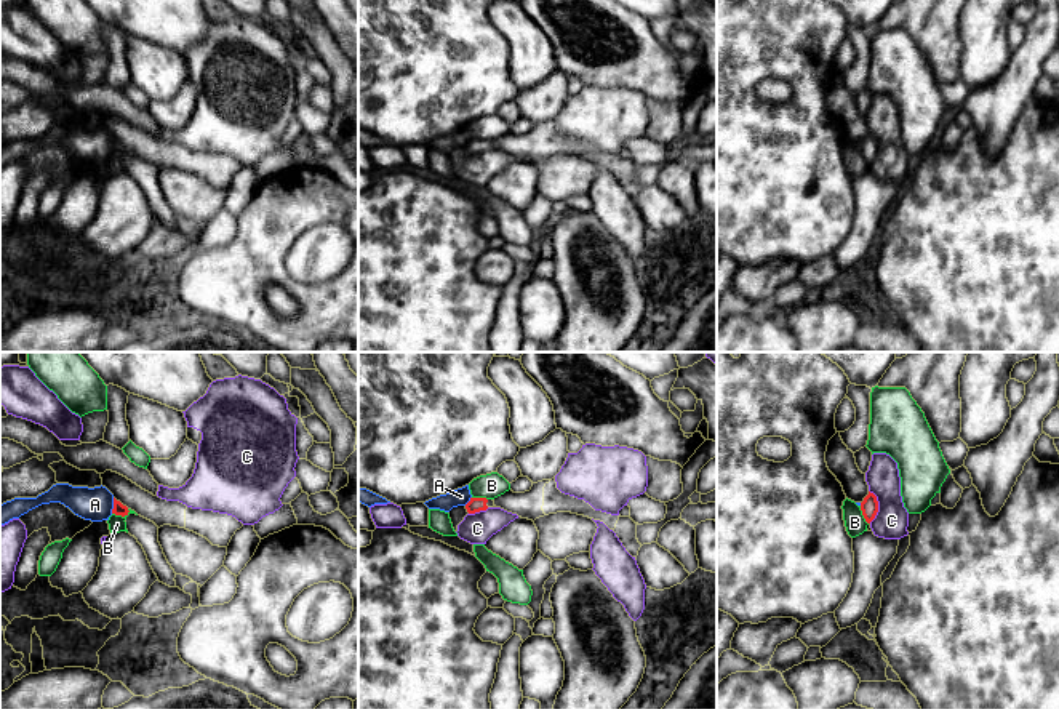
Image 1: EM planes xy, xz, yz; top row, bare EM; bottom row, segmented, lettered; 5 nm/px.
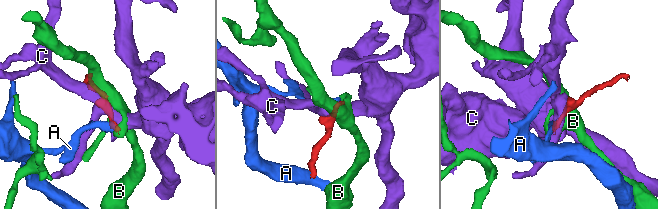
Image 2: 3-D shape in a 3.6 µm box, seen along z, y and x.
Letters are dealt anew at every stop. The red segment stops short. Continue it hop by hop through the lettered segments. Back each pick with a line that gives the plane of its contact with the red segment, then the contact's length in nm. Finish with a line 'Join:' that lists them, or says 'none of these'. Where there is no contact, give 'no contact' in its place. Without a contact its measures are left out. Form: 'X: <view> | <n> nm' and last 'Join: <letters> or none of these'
Join: none of these

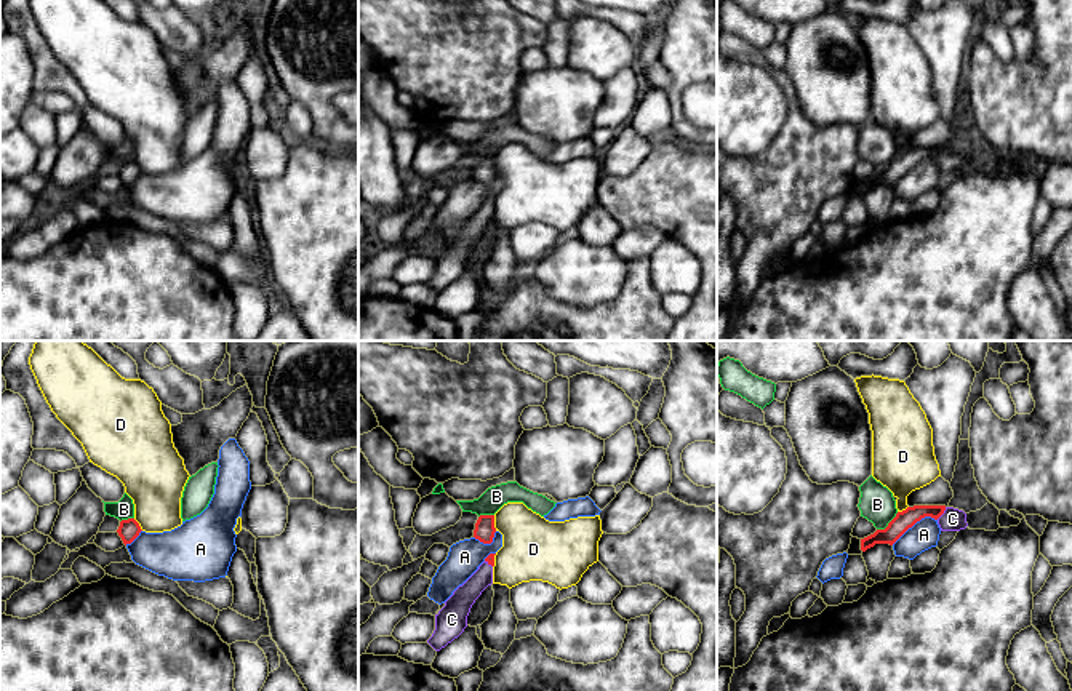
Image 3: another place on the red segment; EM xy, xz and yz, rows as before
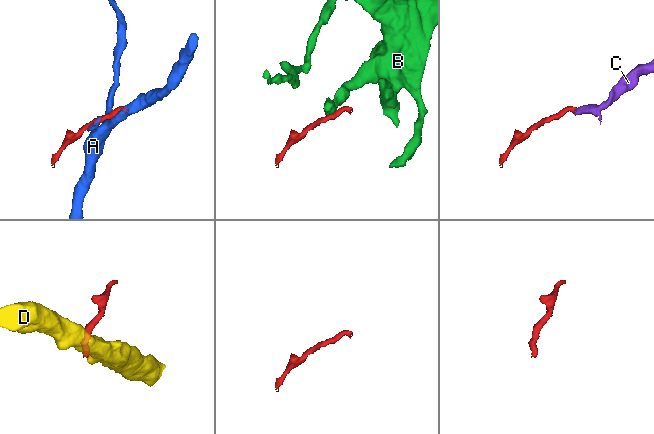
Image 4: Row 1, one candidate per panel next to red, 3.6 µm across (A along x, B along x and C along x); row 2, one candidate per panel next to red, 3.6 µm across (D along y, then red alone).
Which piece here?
C: yz | 80 nm
Join: C

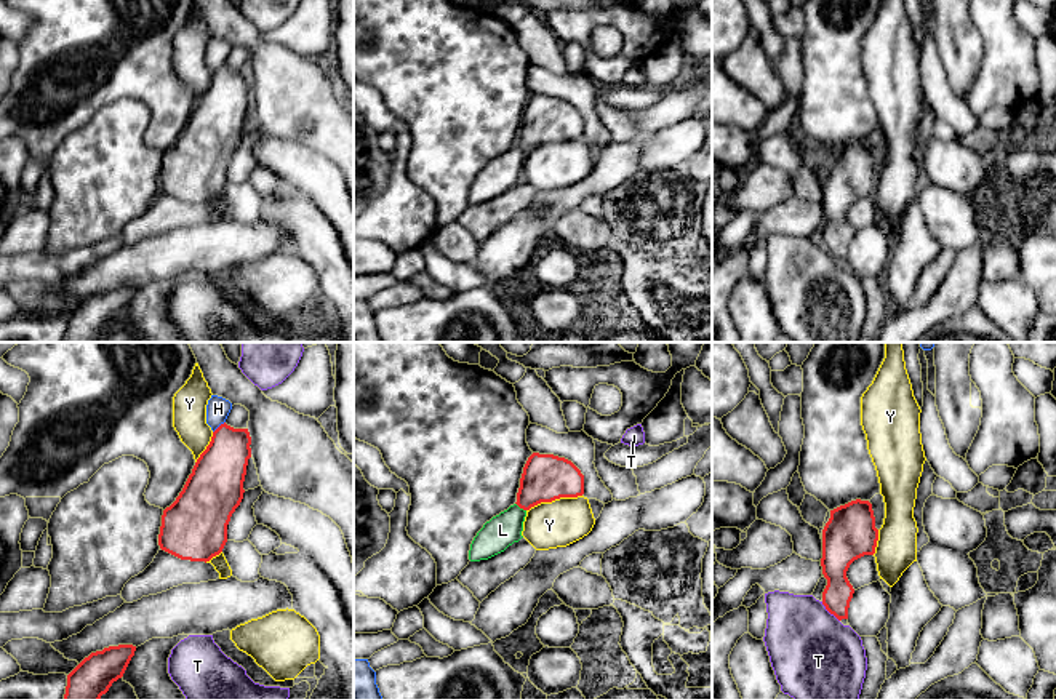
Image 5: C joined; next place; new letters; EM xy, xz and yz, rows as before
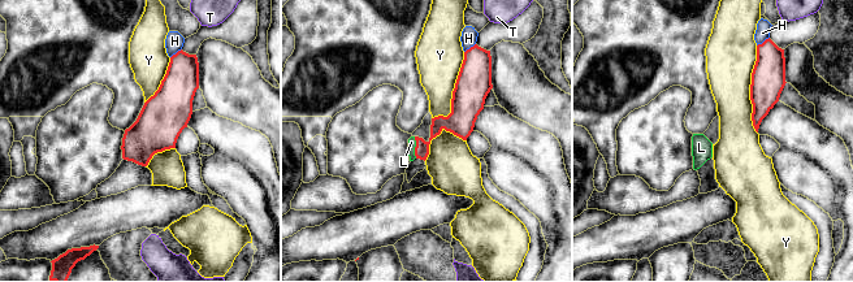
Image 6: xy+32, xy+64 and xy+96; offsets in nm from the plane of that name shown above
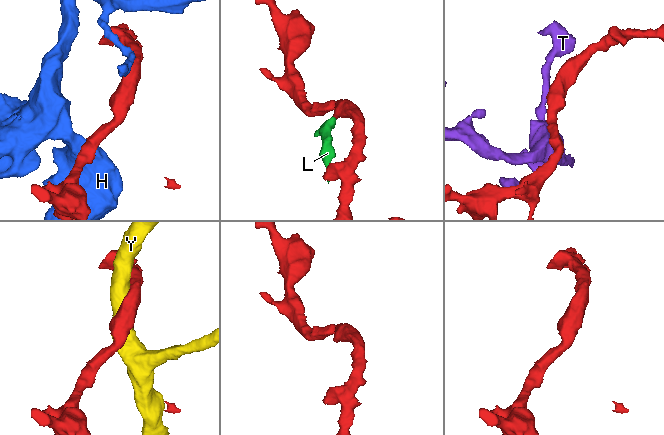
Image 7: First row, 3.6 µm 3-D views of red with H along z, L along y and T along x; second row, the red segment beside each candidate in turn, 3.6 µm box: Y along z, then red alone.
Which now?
L: xz | 70 nm
Join: L

